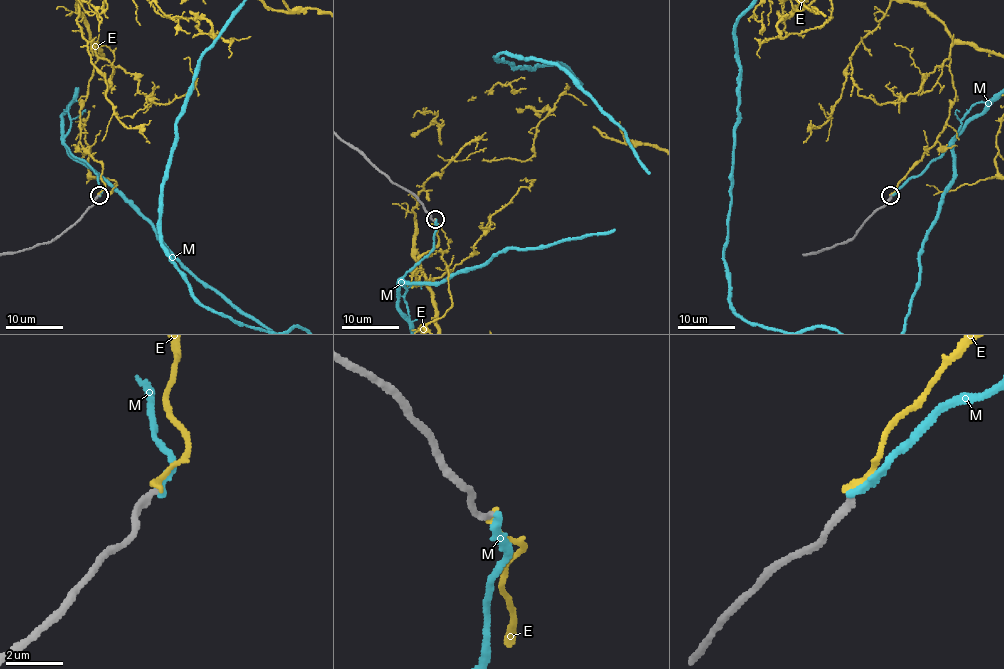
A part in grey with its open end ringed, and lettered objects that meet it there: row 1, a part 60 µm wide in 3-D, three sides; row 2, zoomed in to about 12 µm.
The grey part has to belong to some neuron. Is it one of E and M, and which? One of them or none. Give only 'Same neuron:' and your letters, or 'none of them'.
Same neuron: M

